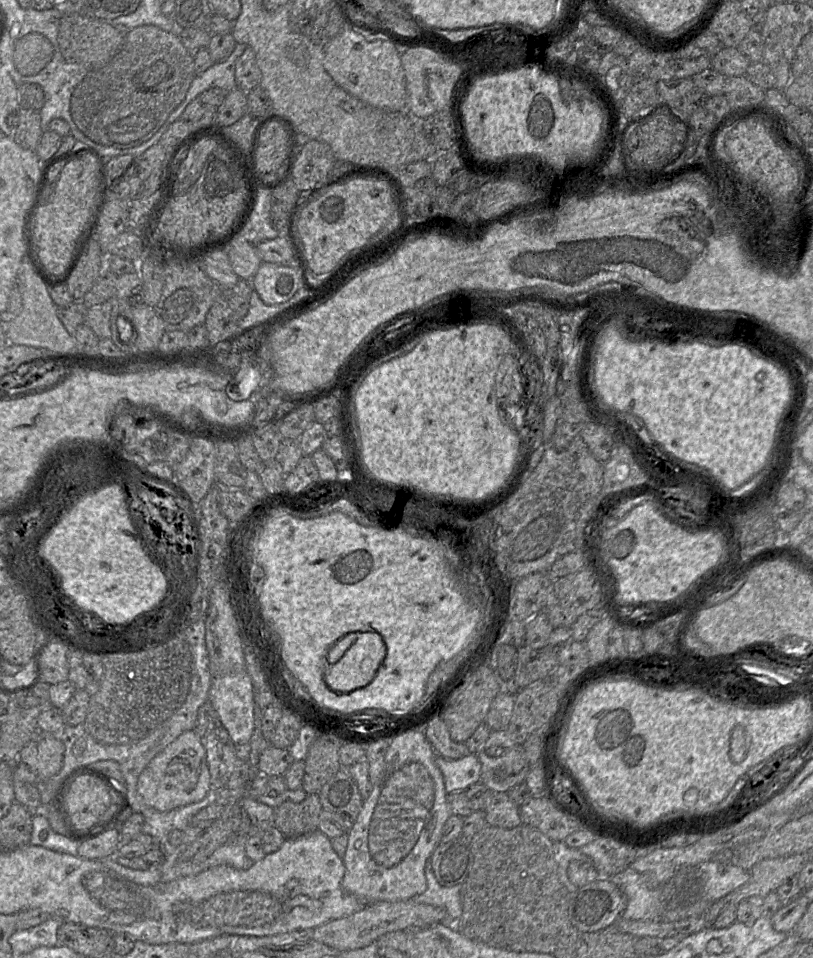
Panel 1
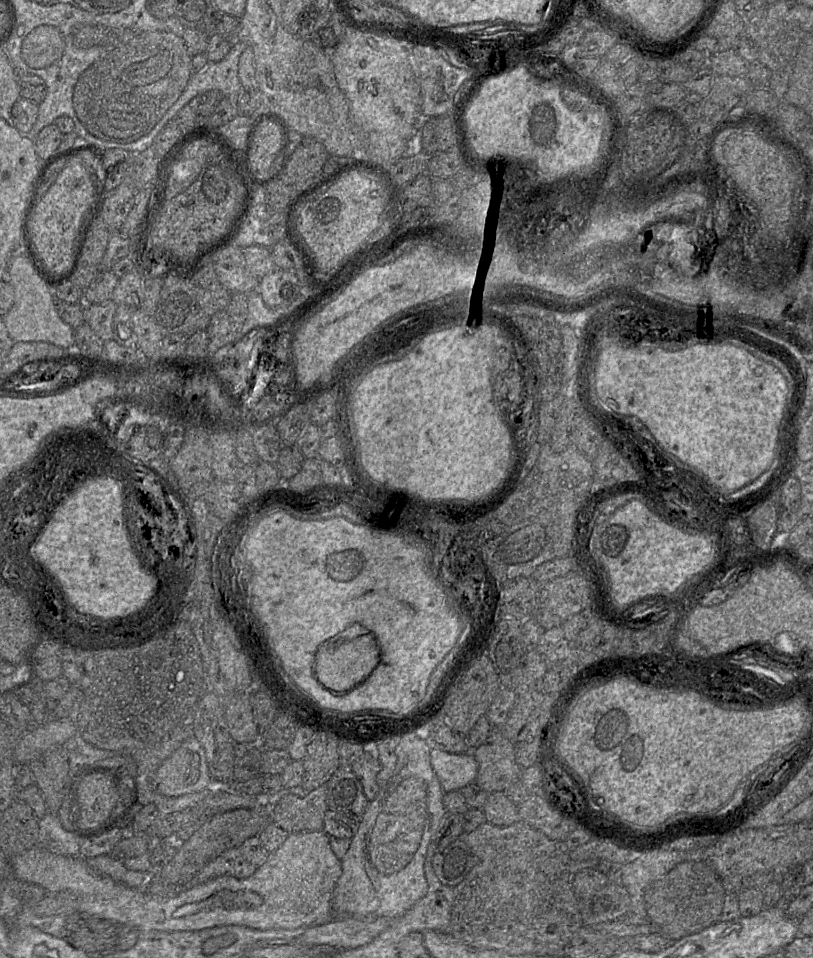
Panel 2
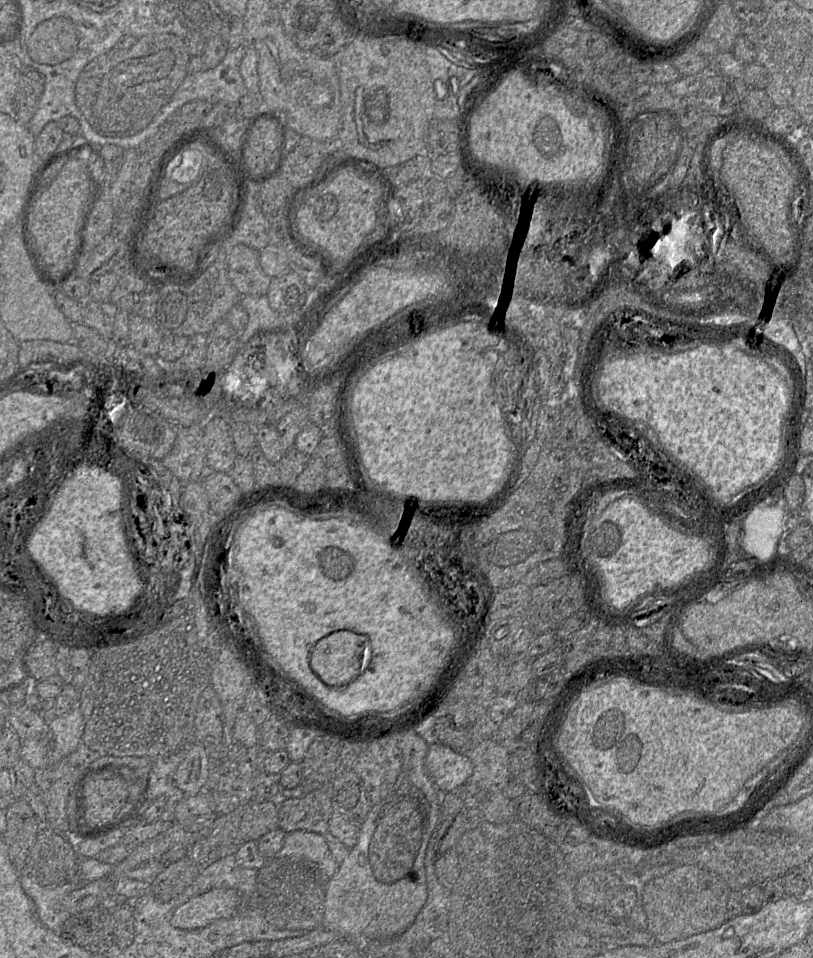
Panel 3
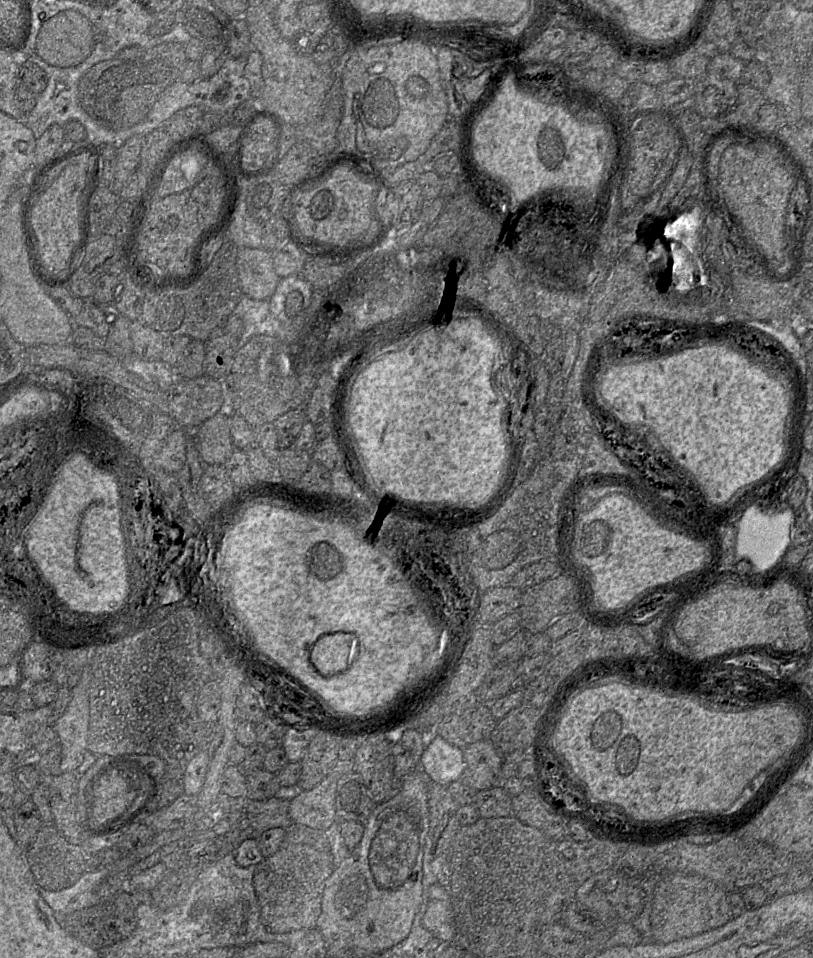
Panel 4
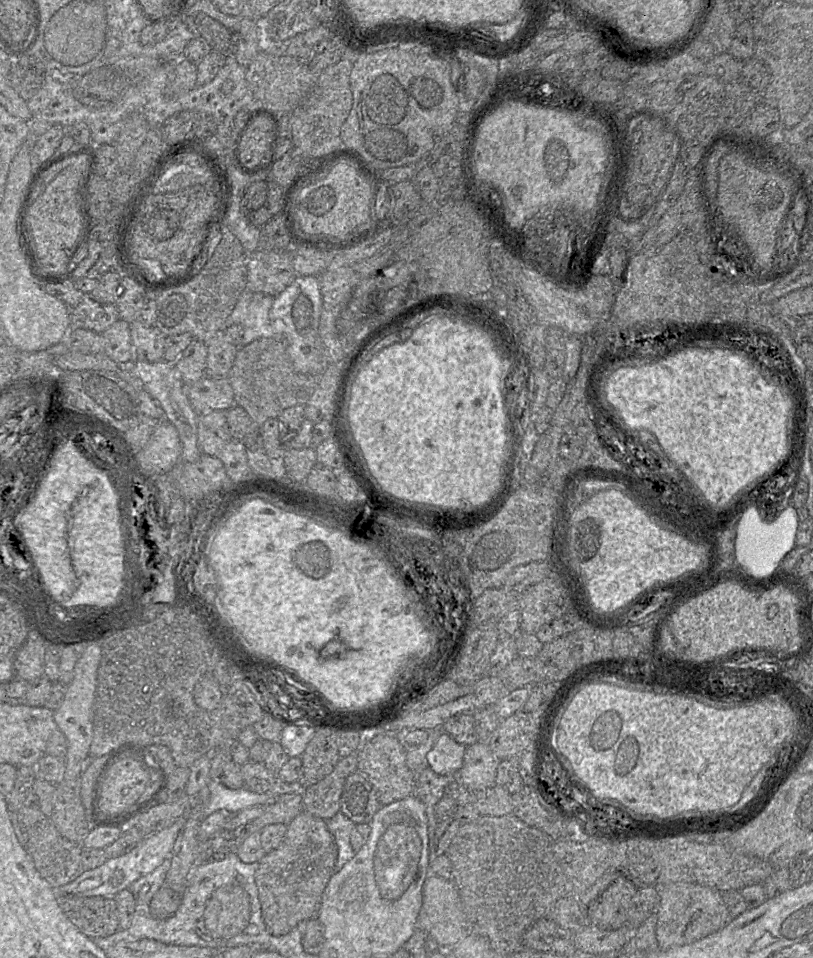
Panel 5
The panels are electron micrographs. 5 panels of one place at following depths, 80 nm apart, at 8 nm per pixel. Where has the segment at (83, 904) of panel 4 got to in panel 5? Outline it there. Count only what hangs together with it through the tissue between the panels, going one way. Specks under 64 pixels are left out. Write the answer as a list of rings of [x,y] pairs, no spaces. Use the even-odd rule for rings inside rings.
[[[186,815],[184,818],[177,819],[171,826],[145,836],[130,852],[110,858],[100,867],[84,871],[74,881],[55,889],[57,896],[77,894],[85,897],[113,898],[118,892],[128,889],[137,879],[154,871],[165,859],[170,857],[174,844],[185,824]]]

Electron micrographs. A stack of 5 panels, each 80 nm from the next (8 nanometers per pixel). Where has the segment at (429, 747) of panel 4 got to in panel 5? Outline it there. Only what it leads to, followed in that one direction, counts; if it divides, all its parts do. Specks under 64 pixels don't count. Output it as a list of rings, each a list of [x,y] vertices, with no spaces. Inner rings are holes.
[[[443,731],[426,754],[426,766],[437,774],[452,776],[462,767],[465,751],[465,745]]]

